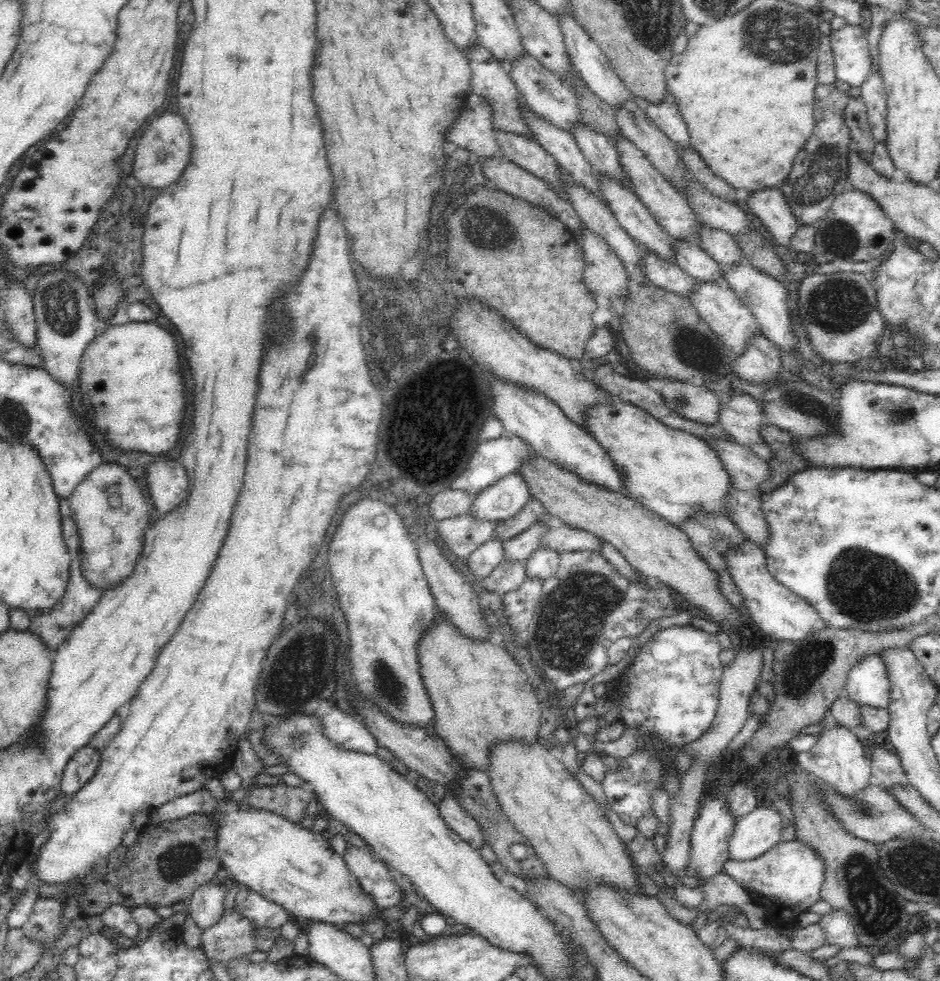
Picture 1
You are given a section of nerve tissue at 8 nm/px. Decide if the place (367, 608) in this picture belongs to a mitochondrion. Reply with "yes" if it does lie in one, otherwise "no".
no

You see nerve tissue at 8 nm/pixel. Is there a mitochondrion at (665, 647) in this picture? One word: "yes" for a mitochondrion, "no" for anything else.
no

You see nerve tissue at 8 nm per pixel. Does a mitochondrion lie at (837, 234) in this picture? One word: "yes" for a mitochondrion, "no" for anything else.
yes

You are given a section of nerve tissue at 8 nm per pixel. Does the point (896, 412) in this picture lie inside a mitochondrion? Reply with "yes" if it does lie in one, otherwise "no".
yes

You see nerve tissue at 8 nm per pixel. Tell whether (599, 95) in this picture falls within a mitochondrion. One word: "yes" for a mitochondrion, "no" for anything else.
no

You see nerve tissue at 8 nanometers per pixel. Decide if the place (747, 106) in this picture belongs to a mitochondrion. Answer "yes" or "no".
no

